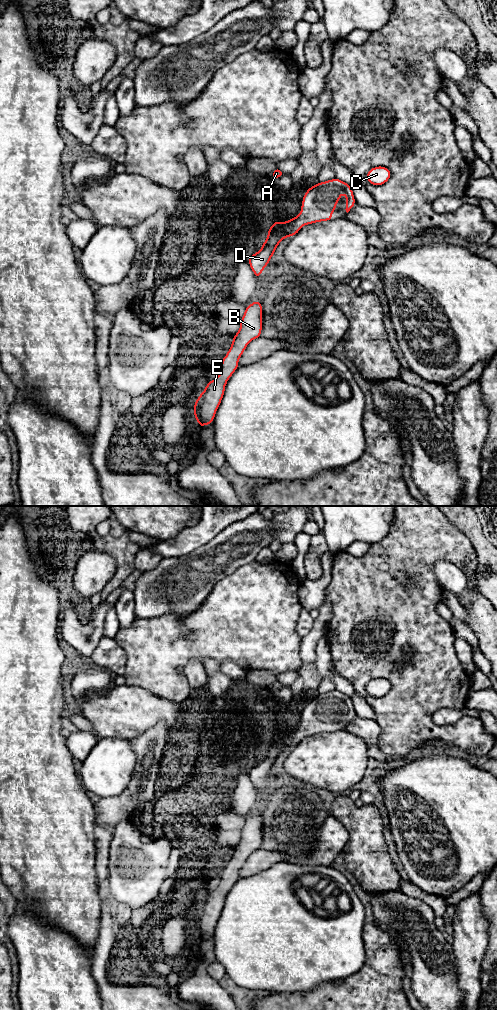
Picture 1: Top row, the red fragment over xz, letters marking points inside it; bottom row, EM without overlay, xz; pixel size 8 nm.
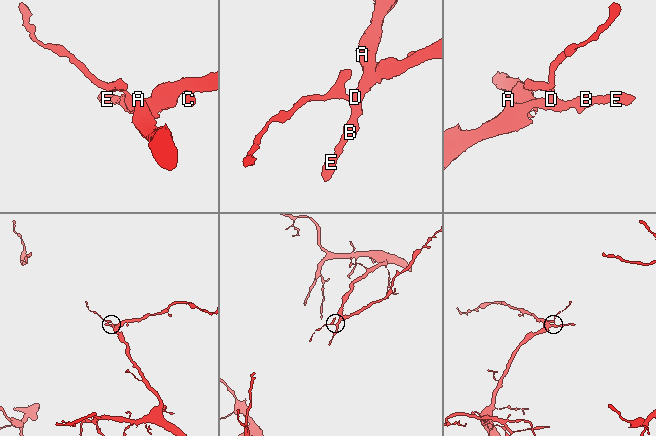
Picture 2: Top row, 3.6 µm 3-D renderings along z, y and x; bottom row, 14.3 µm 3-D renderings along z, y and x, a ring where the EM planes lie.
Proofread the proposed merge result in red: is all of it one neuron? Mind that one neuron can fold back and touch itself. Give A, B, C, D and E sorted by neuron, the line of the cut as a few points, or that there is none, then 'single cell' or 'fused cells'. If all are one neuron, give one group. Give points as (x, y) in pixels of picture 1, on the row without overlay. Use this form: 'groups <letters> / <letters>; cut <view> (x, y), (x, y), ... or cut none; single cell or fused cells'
groups A B C D E; cut none; single cell

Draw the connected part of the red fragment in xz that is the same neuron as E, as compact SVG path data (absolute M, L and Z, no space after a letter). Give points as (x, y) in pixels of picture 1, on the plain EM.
M259 812L245 819L240 837L239 843L233 849L230 861L221 872L220 886L214 892L207 894L204 903L196 911L193 925L199 939L213 935L216 923L225 905L227 893L239 879L238 872L247 857L252 852L261 849L262 816Z

